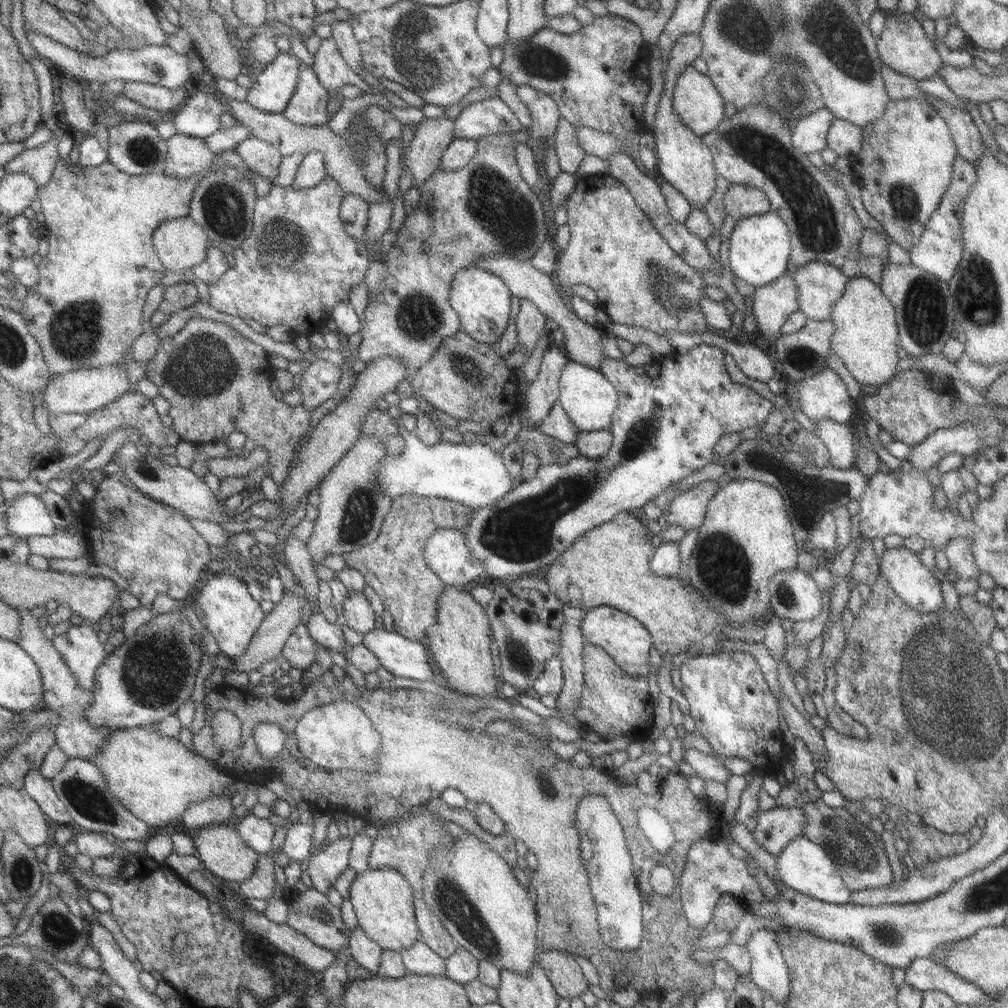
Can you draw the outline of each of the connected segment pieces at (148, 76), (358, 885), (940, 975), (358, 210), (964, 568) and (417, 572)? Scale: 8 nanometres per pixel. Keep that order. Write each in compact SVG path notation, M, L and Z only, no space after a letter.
M25 26L31 45L35 47L37 56L49 59L61 72L75 78L83 77L87 82L97 80L109 82L110 80L124 80L125 82L144 82L156 84L177 90L187 86L189 76L189 56L178 54L168 45L145 46L141 49L117 50L109 52L106 57L87 56L77 50L73 50L47 34L41 34L37 30L31 30Z
M369 869L358 873L349 900L353 903L358 926L378 942L384 951L403 953L403 950L412 948L417 941L424 940L420 925L417 924L413 886L397 869Z
M929 957L914 959L905 969L903 982L919 992L933 989L943 992L956 1005L965 1004L969 1007L989 1004L989 997L975 984L961 980Z
M345 195L340 208L341 219L344 220L345 230L351 238L363 238L366 234L369 220L370 204L361 196Z
M969 538L947 540L943 552L949 563L948 571L955 572L957 579L977 578L979 570L975 568L973 556L969 552Z
M406 495L393 499L393 507L385 517L380 535L371 544L354 548L351 552L345 552L343 557L347 566L361 572L366 578L367 585L379 596L387 612L391 614L397 633L401 633L411 640L427 641L427 632L435 627L438 622L439 598L445 592L445 581L437 576L429 568L425 561L425 548L429 538L440 529L453 528L459 531L465 530L467 520L473 509L457 503L457 501L427 498L416 495Z

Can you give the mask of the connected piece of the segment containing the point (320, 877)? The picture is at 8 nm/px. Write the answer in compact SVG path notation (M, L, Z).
M339 837L314 852L305 866L314 890L327 895L334 888L340 874L349 867L351 850L352 840Z

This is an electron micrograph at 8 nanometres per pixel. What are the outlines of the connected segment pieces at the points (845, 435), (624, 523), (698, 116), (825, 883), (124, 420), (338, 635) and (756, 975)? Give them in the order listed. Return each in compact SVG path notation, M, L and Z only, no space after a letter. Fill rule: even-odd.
M829 420L813 424L813 433L827 449L828 466L836 470L852 469L857 450L849 427L845 423L838 424Z
M623 511L584 532L549 564L544 578L549 590L568 607L585 610L611 607L631 616L647 630L651 644L660 656L687 652L687 656L696 657L723 651L720 641L729 638L725 638L724 632L721 632L727 626L721 614L709 606L705 598L701 598L701 594L691 586L685 588L677 578L657 576L649 570L649 559L655 548L644 538L644 531L645 525L635 512Z
M690 64L675 77L671 108L695 136L712 132L724 120L724 102L712 82Z
M803 836L793 838L776 858L777 876L783 887L826 904L846 905L848 902L850 891L843 885L841 876L828 854L817 844Z
M135 391L125 393L116 402L105 406L101 410L94 411L88 417L85 423L74 430L77 439L81 439L85 443L93 442L93 440L101 440L105 436L109 436L113 430L118 428L131 427L139 434L145 435L148 440L158 447L174 446L176 447L182 440L175 429L165 426L161 422L161 416L156 412L156 406L153 399L149 399L144 394Z
M320 611L311 614L306 626L311 636L322 647L327 647L331 651L340 652L343 655L349 651L350 646L345 643L345 636L343 636L341 625L328 622Z
M765 929L755 930L747 938L748 976L762 994L775 1002L785 1002L789 996L789 973L774 933Z

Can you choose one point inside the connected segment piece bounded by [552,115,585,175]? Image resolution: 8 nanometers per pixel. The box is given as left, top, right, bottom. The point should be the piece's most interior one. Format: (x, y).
(569, 155)

